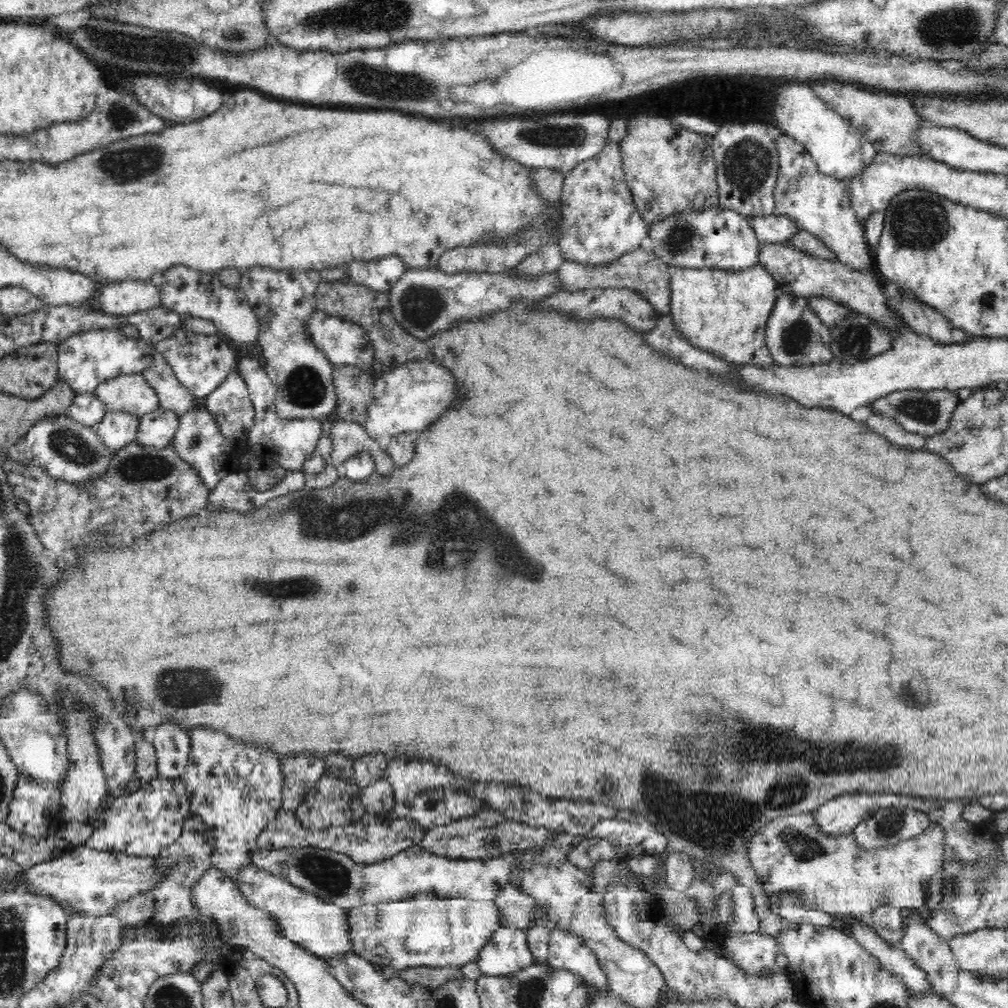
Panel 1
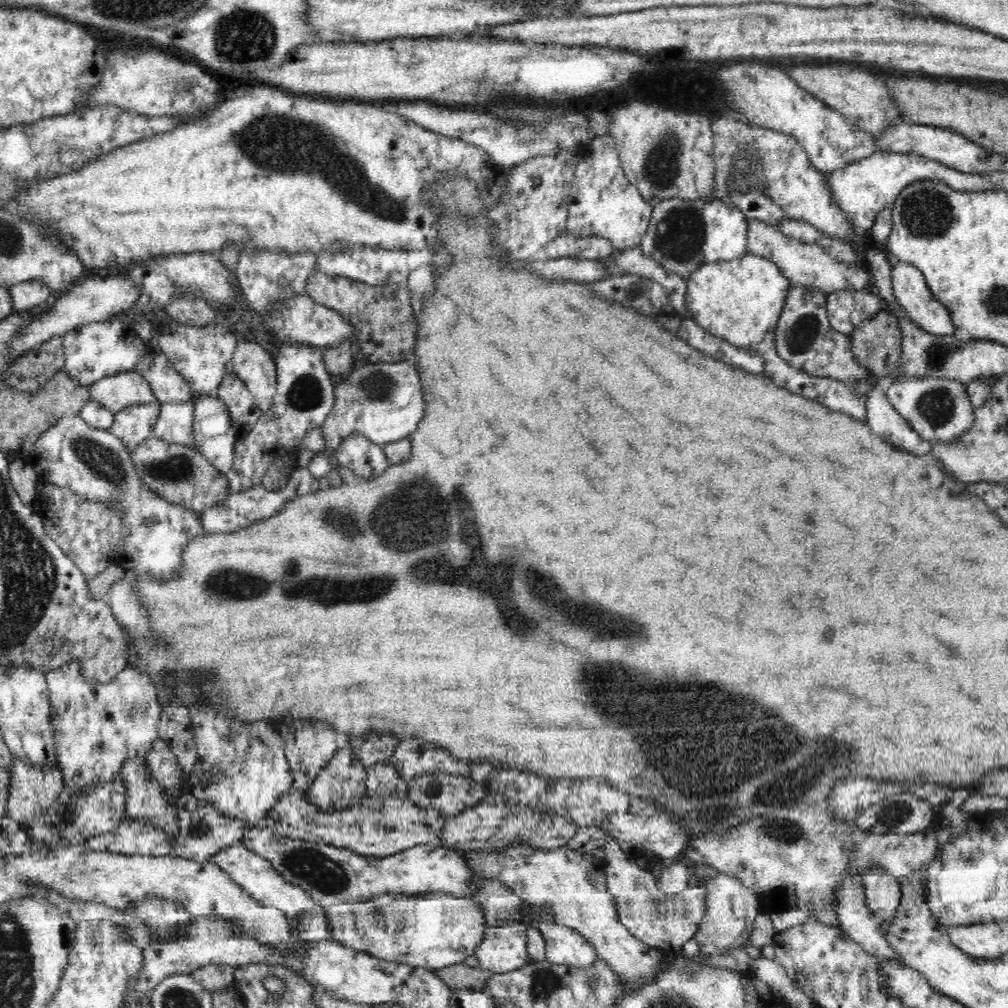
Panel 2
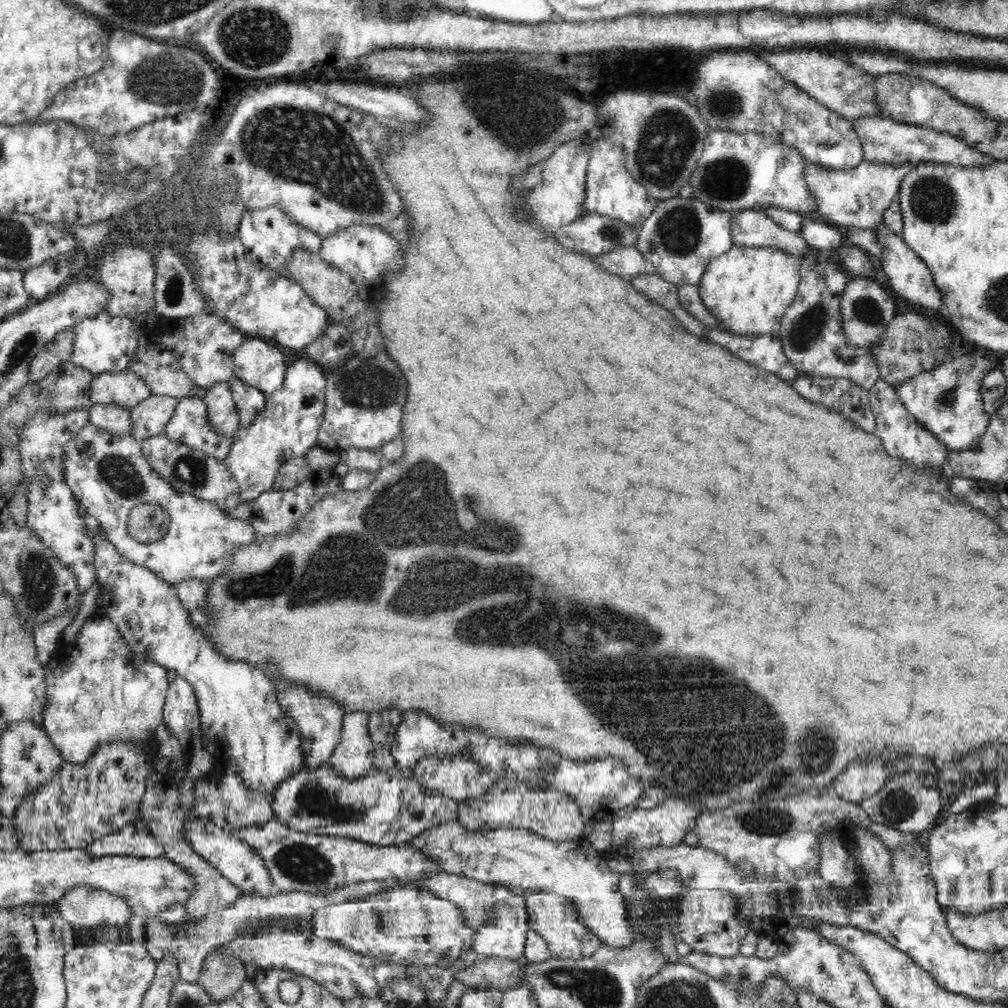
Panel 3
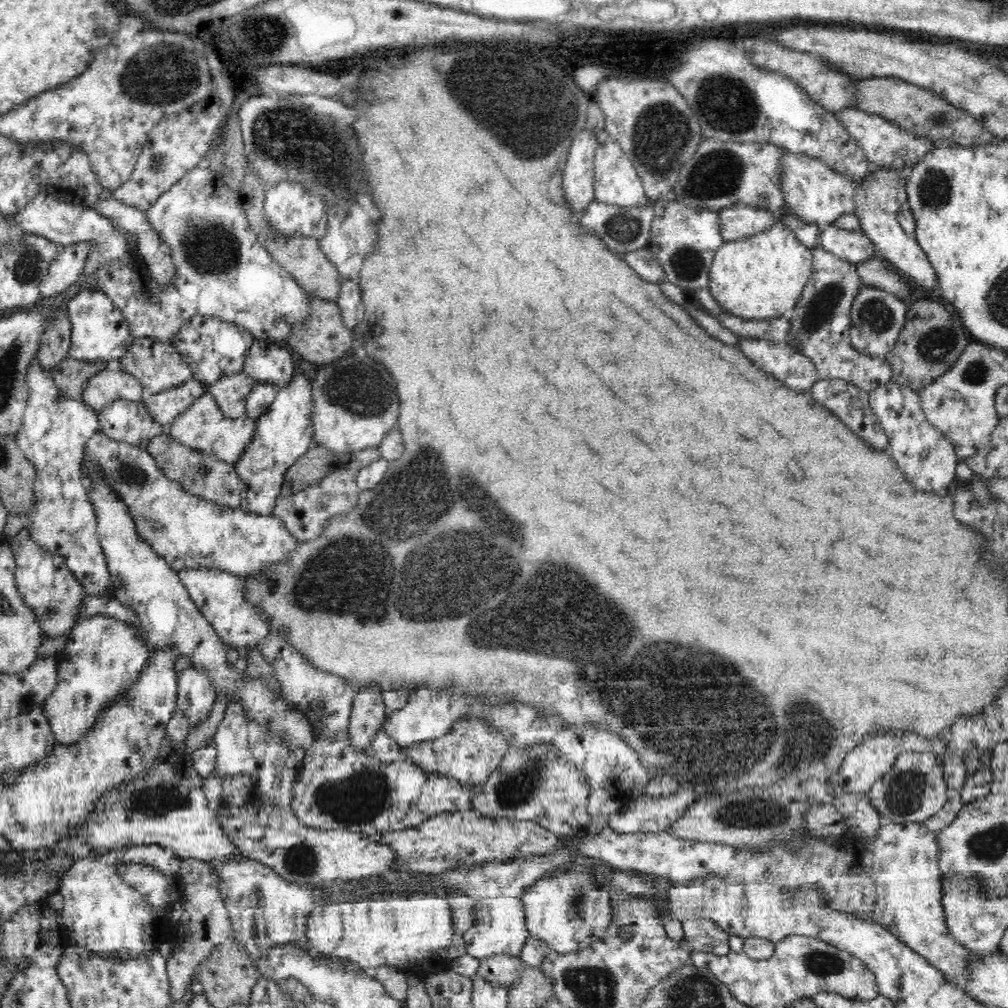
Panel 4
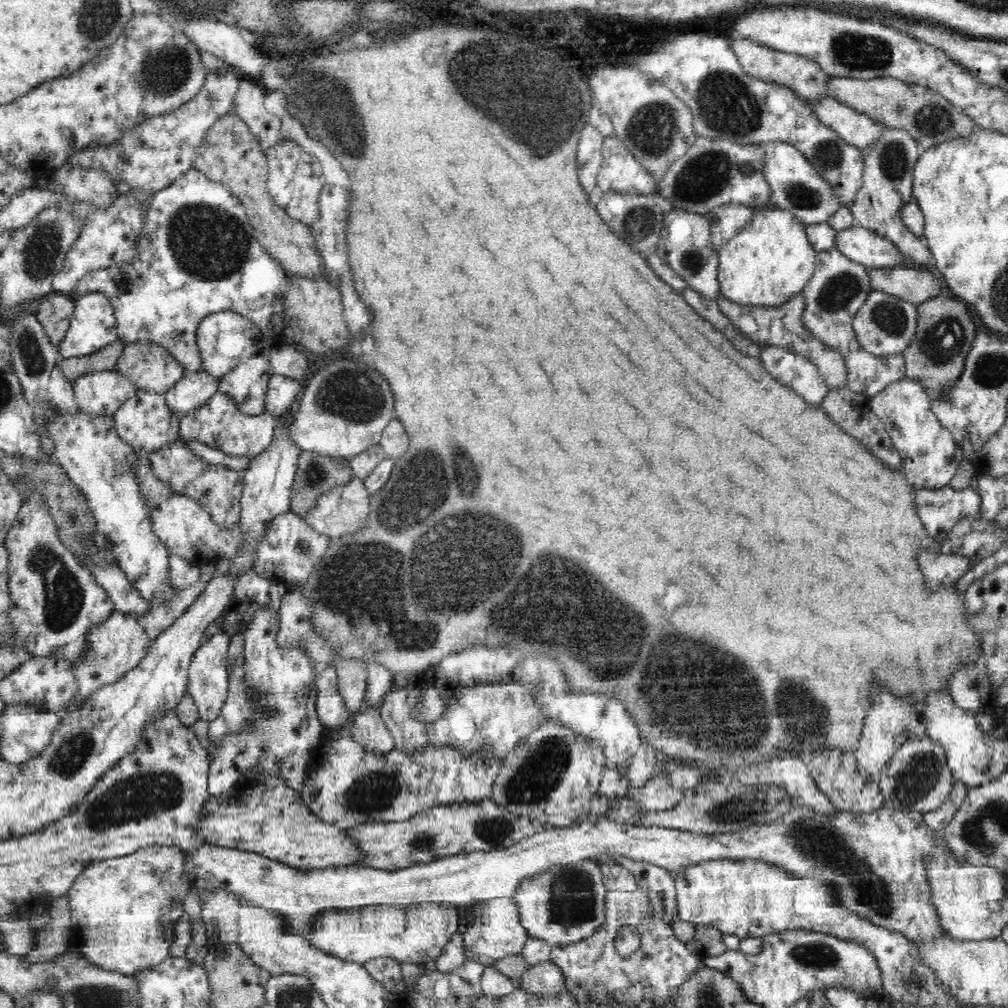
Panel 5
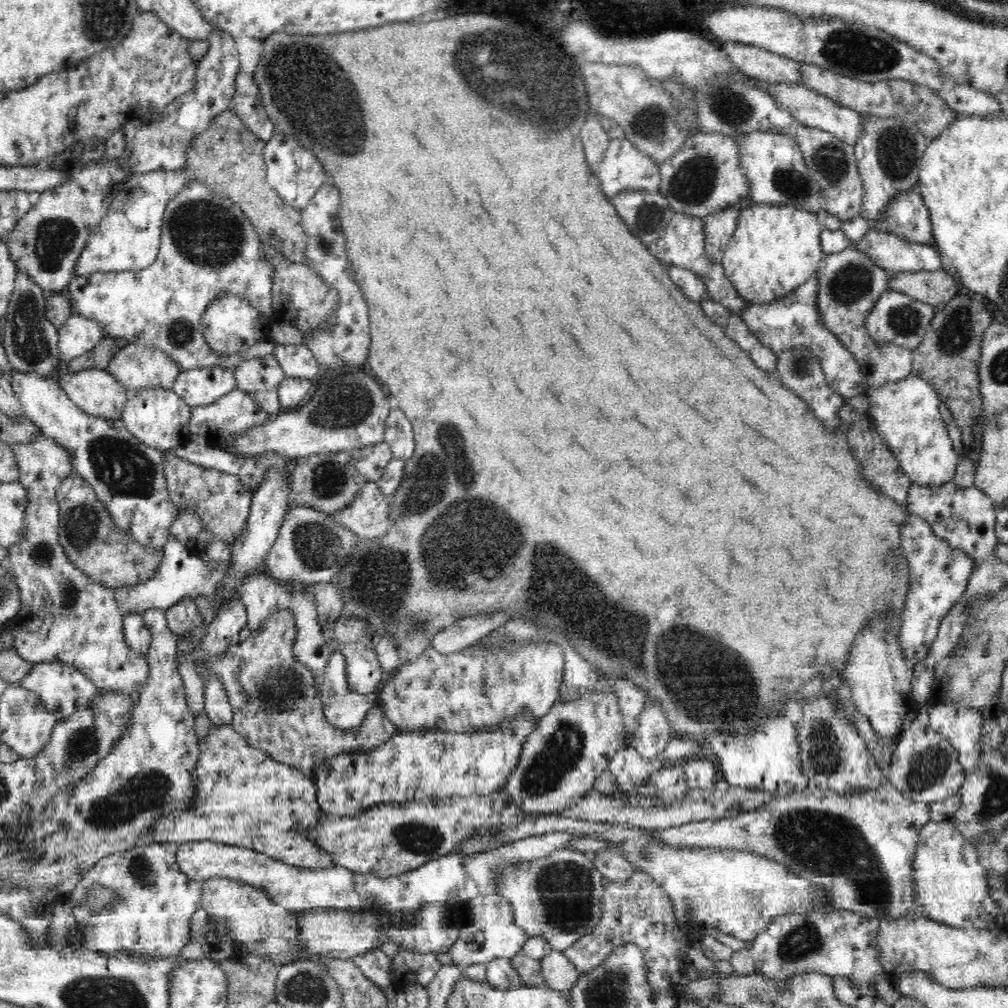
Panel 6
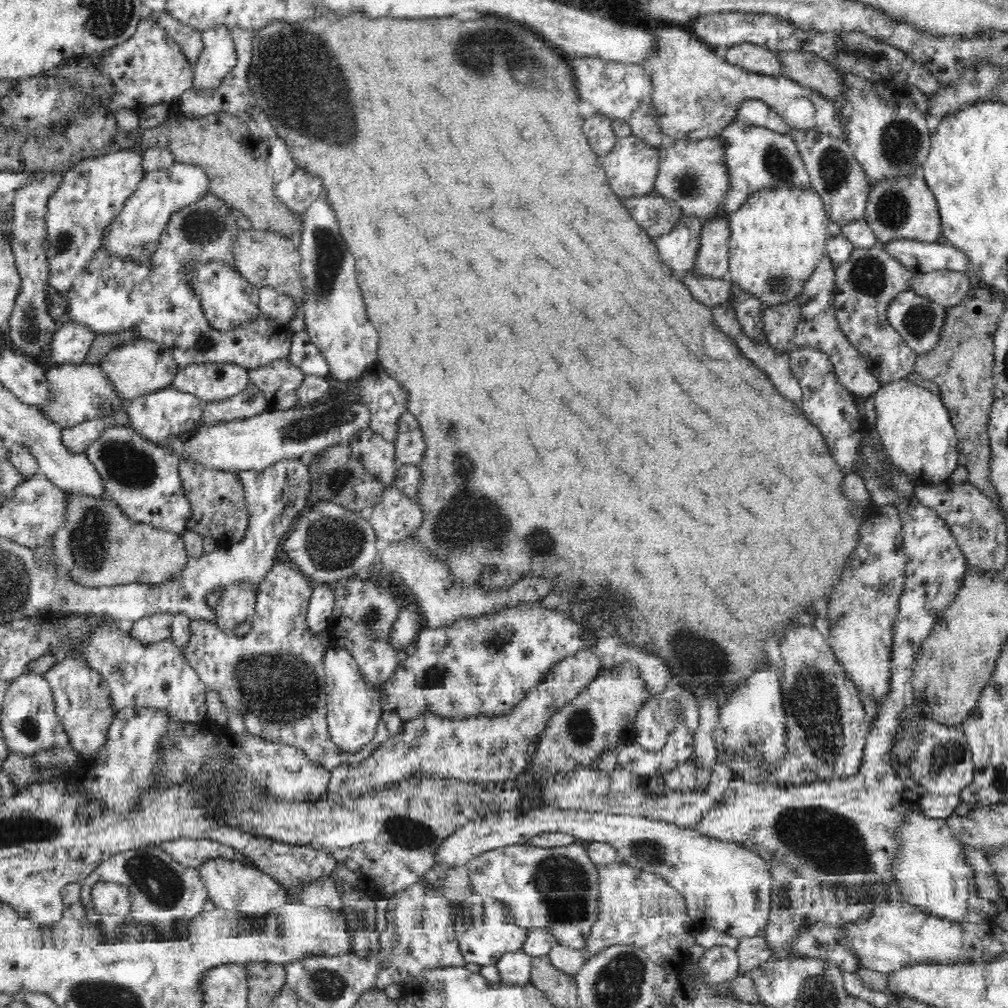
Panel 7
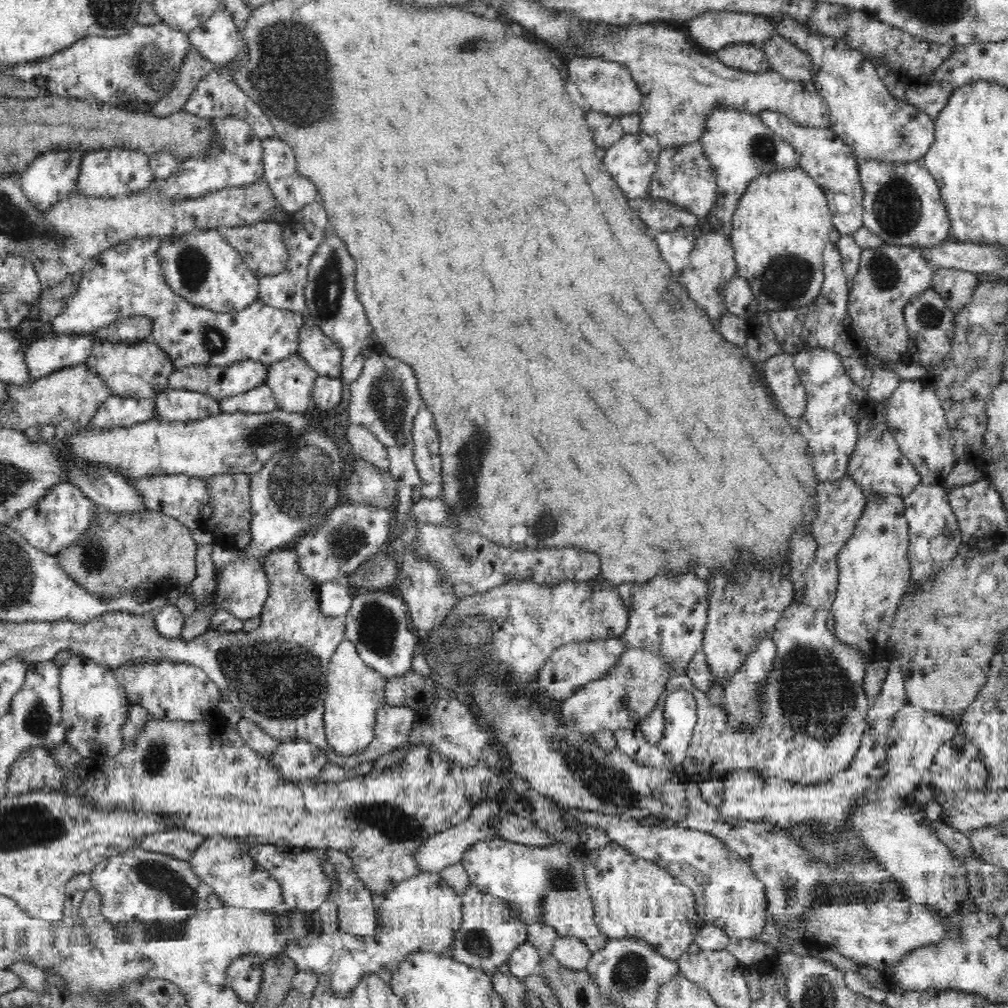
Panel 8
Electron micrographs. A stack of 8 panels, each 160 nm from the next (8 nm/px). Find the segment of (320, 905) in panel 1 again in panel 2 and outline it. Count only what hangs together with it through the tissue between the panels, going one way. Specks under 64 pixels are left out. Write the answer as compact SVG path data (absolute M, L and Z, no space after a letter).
M242 842L222 847L222 850L218 850L216 854L210 855L208 861L222 869L230 881L238 885L254 901L264 906L276 907L286 914L290 933L296 939L308 939L308 941L330 939L326 919L324 919L324 907L316 904L302 888L290 885L282 879L280 873L276 872L268 860L249 850Z

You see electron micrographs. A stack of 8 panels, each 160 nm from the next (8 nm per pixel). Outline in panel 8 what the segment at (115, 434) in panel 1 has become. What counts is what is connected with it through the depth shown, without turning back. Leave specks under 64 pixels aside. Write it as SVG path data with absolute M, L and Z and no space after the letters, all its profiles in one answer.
M246 359L234 363L232 366L226 366L226 369L220 369L219 366L186 366L181 370L175 369L173 374L170 375L167 389L211 394L213 398L220 400L231 398L265 385L265 381L269 378L269 365L262 361Z

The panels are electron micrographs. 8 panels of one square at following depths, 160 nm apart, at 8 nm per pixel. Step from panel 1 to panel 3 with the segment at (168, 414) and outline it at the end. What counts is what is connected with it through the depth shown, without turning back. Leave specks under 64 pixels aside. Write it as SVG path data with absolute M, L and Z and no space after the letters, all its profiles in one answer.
M194 391L184 397L165 433L171 440L186 444L205 454L226 460L234 445L233 436L225 436L212 427L202 393Z

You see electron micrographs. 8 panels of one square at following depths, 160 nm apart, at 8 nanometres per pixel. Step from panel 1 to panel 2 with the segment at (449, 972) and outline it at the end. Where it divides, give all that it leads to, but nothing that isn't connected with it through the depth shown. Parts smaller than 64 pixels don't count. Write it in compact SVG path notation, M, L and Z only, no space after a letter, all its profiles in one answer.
M456 963L452 966L442 968L436 971L442 980L446 982L452 990L470 989L477 991L491 990L489 981L494 977L494 971L482 969L482 967L468 966L466 963Z

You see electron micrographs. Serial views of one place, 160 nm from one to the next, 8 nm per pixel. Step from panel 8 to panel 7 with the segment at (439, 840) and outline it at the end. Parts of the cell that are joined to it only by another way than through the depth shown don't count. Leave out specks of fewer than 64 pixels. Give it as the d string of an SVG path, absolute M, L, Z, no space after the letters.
M510 809L479 814L458 830L452 831L434 854L440 869L468 864L476 855L494 847L526 843L540 831L571 834L582 843L590 841L611 844L622 862L633 864L662 876L684 896L691 923L696 928L712 928L738 940L765 935L769 924L772 877L760 856L744 849L742 844L723 841L689 826L657 821L634 815L597 813L585 810Z

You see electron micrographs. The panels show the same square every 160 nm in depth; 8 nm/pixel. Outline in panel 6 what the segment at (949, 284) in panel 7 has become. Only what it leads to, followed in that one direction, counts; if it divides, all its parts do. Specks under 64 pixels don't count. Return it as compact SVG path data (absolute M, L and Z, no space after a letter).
M947 271L893 273L888 288L896 289L913 299L933 304L936 308L958 295L958 280Z

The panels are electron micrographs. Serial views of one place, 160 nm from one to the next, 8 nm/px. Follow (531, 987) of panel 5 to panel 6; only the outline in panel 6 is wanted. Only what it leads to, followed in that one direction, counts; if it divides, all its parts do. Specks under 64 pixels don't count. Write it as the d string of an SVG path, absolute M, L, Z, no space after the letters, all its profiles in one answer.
M551 949L550 954L541 958L542 975L548 981L548 988L552 990L571 990L578 980L578 967L564 955L563 951Z

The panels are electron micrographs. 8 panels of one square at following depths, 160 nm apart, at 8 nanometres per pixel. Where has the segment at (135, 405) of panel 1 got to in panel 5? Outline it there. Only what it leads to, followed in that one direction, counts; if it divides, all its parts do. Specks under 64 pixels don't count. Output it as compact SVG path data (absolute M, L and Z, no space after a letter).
M116 370L90 372L73 383L78 410L88 414L113 417L126 400L137 392L134 384Z

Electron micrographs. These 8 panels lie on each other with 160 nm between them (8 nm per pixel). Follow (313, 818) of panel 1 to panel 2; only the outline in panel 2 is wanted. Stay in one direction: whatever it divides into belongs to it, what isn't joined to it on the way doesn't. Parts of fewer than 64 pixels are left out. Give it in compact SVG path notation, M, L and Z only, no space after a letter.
M352 740L342 746L342 750L336 750L336 754L322 767L317 774L314 782L308 788L307 794L310 795L310 801L316 805L331 811L332 809L341 809L342 807L353 805L367 793L368 771L364 761L360 759L358 750L352 746Z

